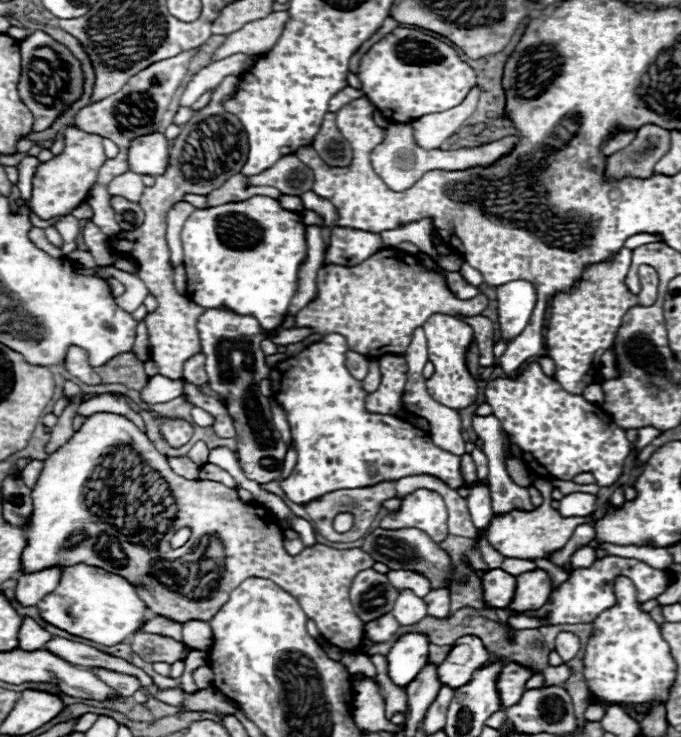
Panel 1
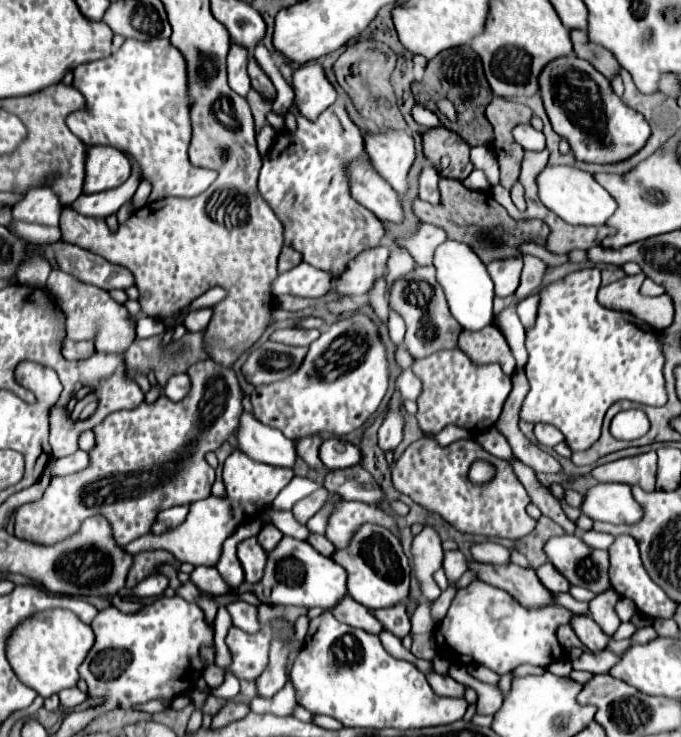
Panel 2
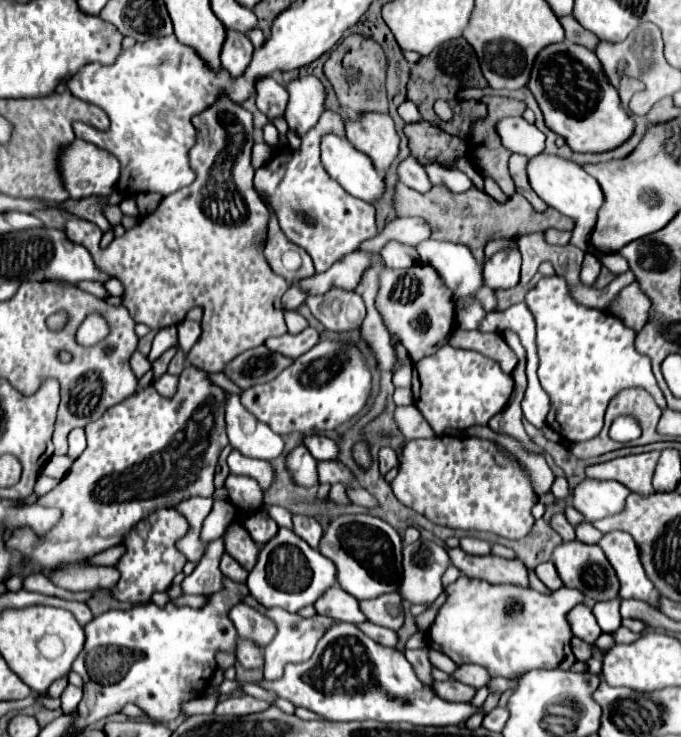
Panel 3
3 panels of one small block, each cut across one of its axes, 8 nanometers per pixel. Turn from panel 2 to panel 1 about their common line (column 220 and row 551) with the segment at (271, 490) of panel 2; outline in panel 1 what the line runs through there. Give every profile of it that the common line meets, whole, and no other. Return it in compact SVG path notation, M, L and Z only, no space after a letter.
M537 476L532 485L543 495L544 501L540 508L536 508L534 512L512 510L512 514L494 514L490 520L490 526L484 530L490 546L506 558L526 558L526 560L544 558L548 552L562 548L578 524L590 522L588 516L584 516L584 518L562 518L558 514L558 510L551 507L553 487L549 479Z

